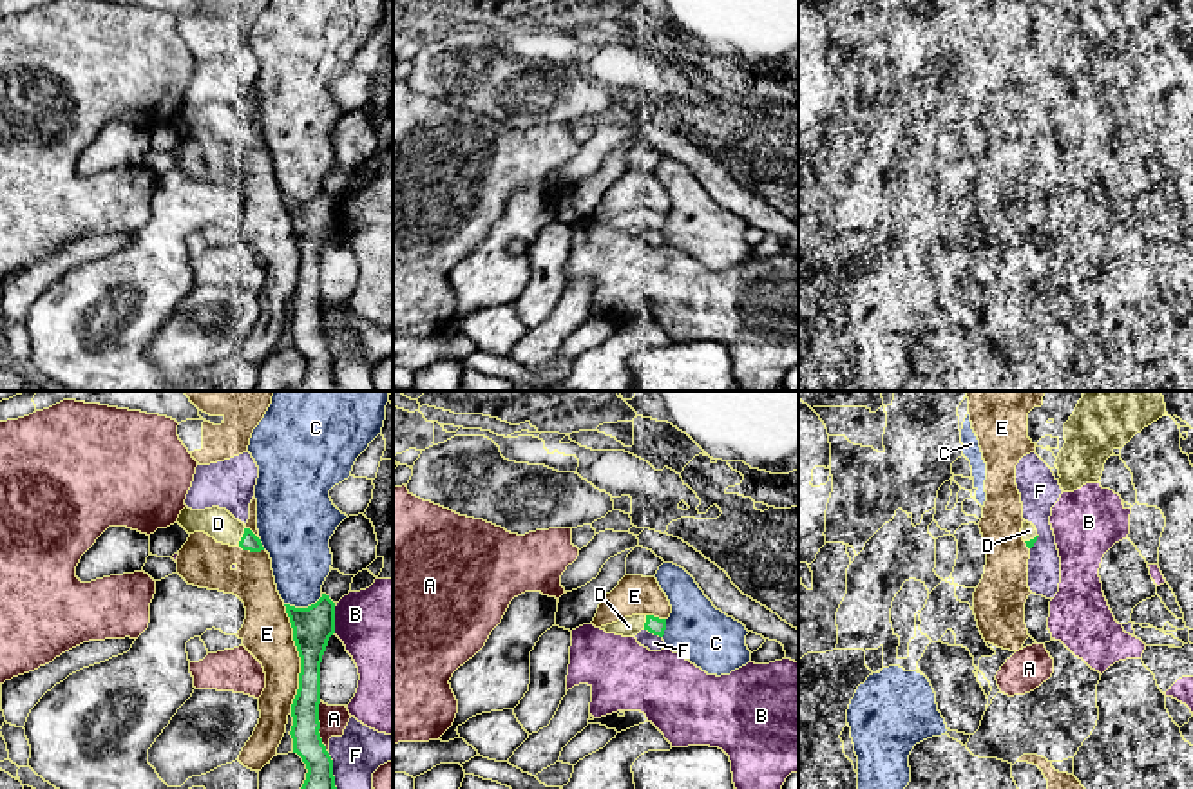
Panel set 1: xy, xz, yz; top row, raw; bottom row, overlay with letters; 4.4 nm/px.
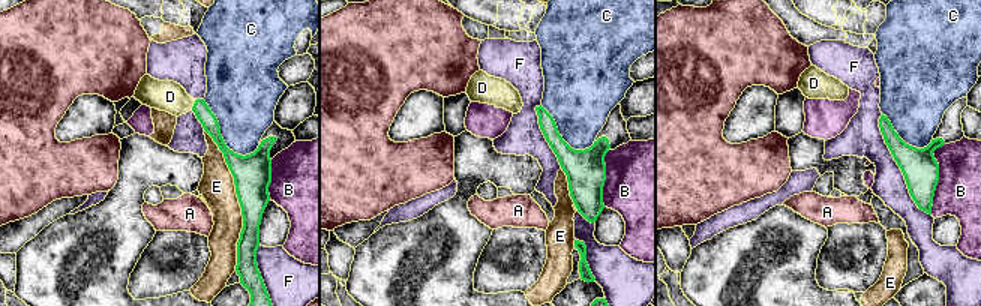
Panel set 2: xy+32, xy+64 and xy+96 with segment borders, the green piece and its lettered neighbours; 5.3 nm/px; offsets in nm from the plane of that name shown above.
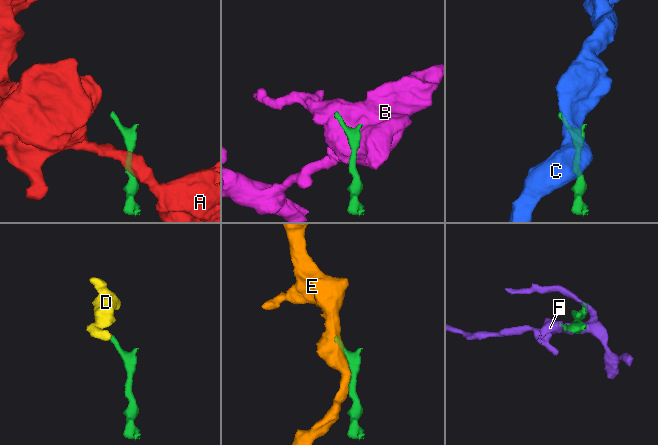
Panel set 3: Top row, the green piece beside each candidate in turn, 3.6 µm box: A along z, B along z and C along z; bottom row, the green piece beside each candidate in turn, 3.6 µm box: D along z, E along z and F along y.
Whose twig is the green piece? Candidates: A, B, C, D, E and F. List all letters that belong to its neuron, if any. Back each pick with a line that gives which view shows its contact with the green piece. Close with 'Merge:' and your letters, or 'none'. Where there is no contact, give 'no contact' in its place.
D: xy
Merge: D

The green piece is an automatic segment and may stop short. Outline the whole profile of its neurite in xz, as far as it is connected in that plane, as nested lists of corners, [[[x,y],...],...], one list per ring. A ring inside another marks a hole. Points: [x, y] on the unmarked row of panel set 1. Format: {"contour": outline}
{"contour": [[[632,210],[617,217],[601,221],[601,224],[623,232],[635,232],[641,224],[648,224],[650,228],[663,232],[666,224],[666,214],[659,214],[654,210]]]}

